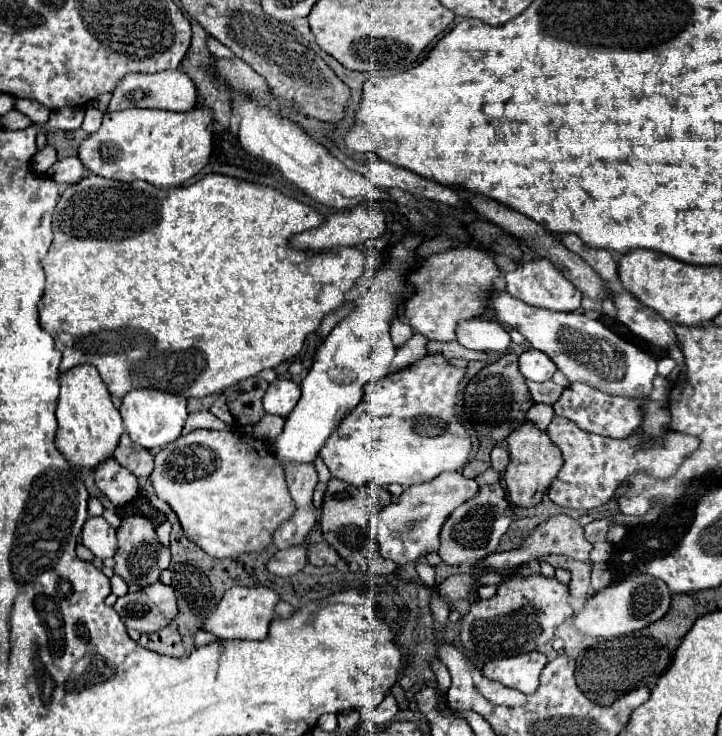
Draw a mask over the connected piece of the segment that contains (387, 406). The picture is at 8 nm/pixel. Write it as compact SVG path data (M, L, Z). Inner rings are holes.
M424 356L412 366L384 376L378 382L370 382L364 388L362 402L340 422L338 430L330 434L328 442L320 450L320 458L328 466L330 474L352 486L414 486L430 482L446 470L462 470L472 450L468 432L456 418L456 392L464 370L454 368L442 356Z

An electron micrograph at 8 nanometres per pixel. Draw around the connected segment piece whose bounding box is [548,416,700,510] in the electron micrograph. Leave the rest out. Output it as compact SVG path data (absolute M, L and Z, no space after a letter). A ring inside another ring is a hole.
M554 416L548 434L556 440L556 446L562 450L564 466L548 488L548 498L566 508L574 510L592 510L604 506L620 488L620 484L628 482L630 476L638 472L650 472L658 480L666 480L674 476L684 462L700 446L700 438L690 434L676 434L672 430L664 432L656 438L656 442L648 444L640 434L632 434L630 438L602 438L598 434L586 434L574 422L562 416Z

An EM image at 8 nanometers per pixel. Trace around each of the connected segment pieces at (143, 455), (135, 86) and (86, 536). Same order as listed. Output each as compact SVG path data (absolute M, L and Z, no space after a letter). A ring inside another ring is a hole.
M128 434L122 436L122 440L120 440L120 444L118 444L116 452L114 452L114 460L120 466L128 468L140 480L148 478L148 474L152 472L152 464L154 464L152 462L152 454L148 450L134 448L134 444L128 438Z
M164 70L156 74L126 74L124 80L112 92L108 110L126 108L162 108L172 112L186 112L198 106L198 94L194 82L180 70Z
M88 518L82 530L82 544L100 560L112 558L116 552L116 530L102 518Z

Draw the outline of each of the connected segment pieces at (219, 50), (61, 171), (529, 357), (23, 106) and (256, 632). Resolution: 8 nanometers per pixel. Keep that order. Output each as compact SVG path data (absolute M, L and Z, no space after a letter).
M208 38L208 48L210 48L210 52L212 52L214 56L218 56L218 58L234 58L234 52L232 52L228 46L220 44L216 38Z
M76 156L58 160L50 168L50 176L56 182L62 182L62 184L76 184L76 182L80 182L82 180L82 174L84 174L84 166L82 166L82 162Z
M530 348L518 356L518 366L520 366L522 376L528 380L534 380L534 382L546 382L556 372L554 362L546 354L542 354L534 348Z
M16 100L16 110L30 116L36 124L46 124L50 120L50 110L46 110L46 106L40 106L40 102L34 100Z
M236 586L226 590L222 596L222 602L216 606L216 610L206 618L202 624L202 630L214 634L220 640L264 640L268 634L268 626L272 622L274 606L280 600L280 596L266 588L266 586Z

